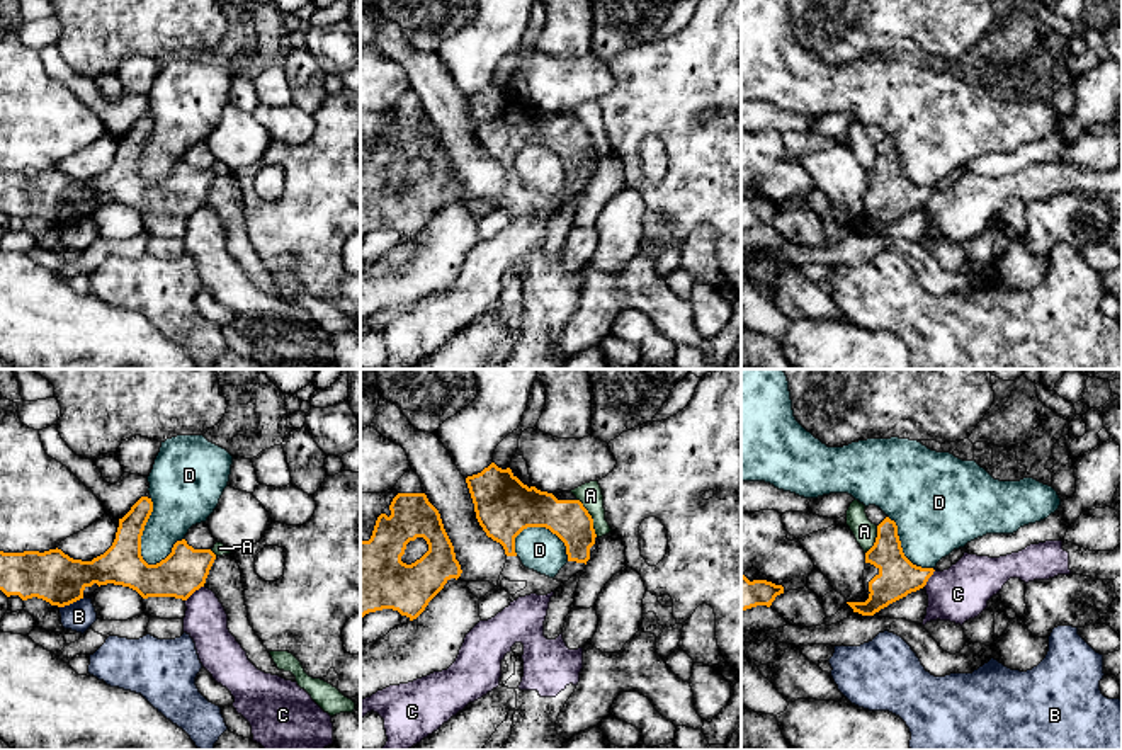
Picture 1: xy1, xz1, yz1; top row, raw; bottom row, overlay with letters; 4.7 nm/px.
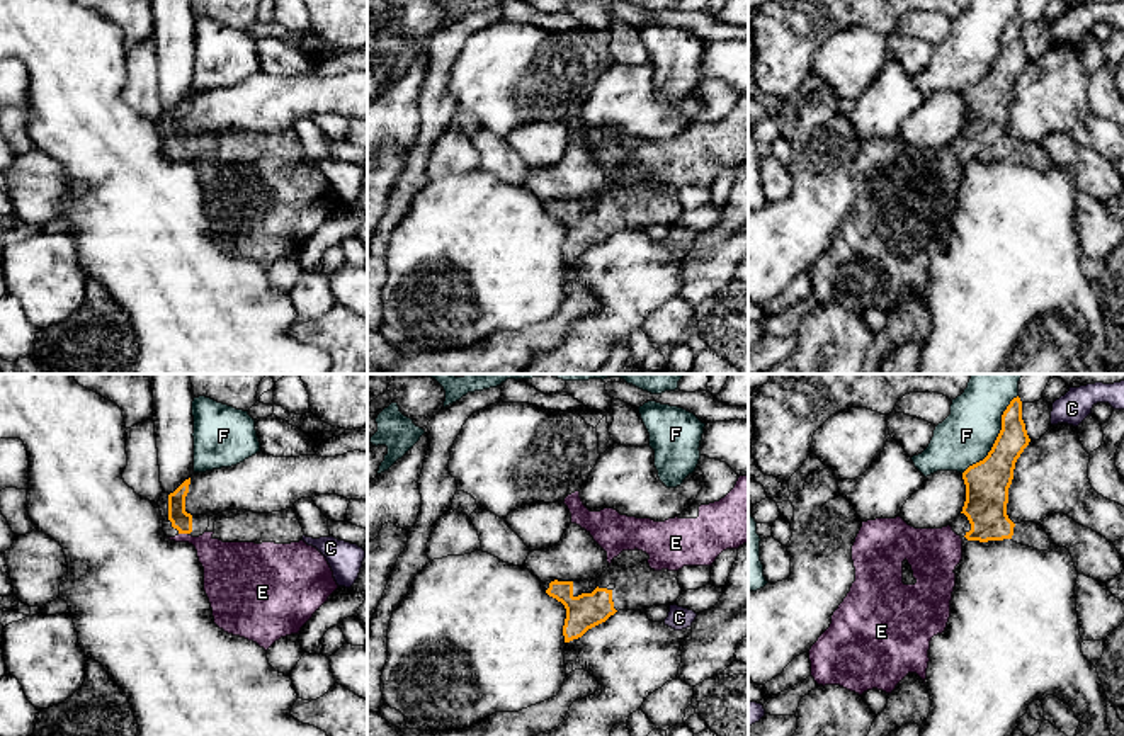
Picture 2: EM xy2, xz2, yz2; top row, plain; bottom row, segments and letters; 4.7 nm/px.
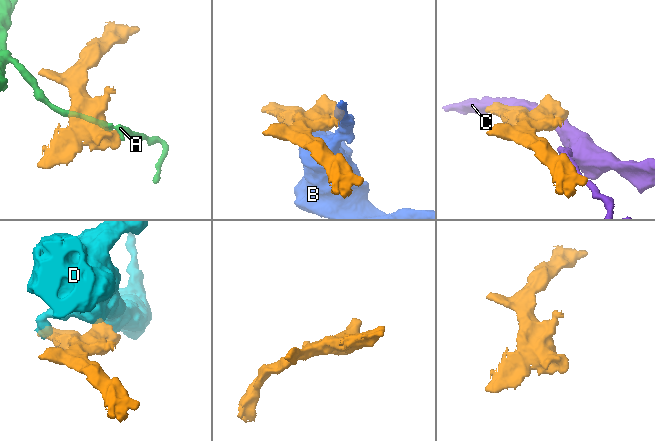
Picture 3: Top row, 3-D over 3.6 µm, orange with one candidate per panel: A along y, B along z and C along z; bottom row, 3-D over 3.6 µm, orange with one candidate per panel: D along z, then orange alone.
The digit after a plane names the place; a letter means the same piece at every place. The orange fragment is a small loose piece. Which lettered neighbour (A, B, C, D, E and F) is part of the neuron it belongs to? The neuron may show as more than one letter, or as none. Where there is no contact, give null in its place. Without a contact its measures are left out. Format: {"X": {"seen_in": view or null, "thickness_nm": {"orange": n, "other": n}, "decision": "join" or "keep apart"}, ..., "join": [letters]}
{"A": {"seen_in": "xz1", "thickness_nm": {"orange": 190, "other": 110}, "decision": "keep apart"}, "B": {"seen_in": "xy1", "thickness_nm": {"orange": 240, "other": 140}, "decision": "keep apart"}, "C": {"seen_in": "xy1", "thickness_nm": {"orange": 220, "other": 200}, "decision": "keep apart"}, "D": {"seen_in": "xy1", "thickness_nm": {"orange": 200, "other": 280}, "decision": "keep apart"}, "E": {"seen_in": "xy2", "thickness_nm": {"orange": 90, "other": 220}, "decision": "join"}, "F": {"seen_in": "yz2", "thickness_nm": {"orange": 200, "other": 260}, "decision": "keep apart"}, "join": ["E"]}

